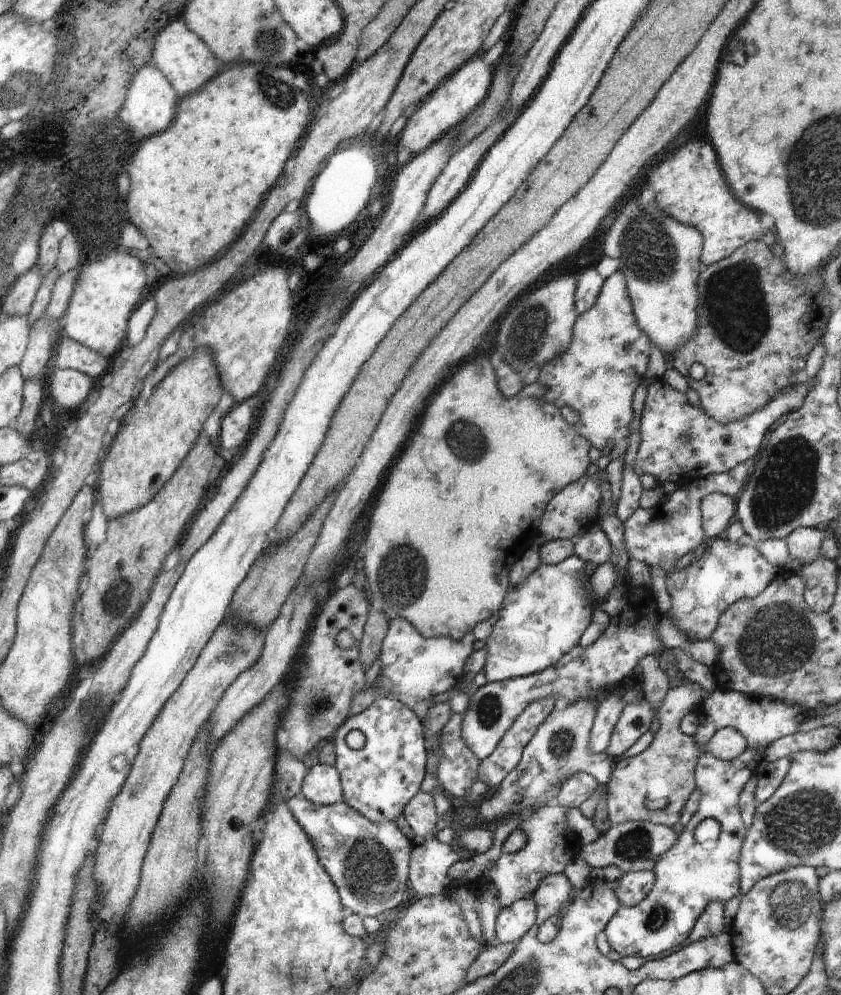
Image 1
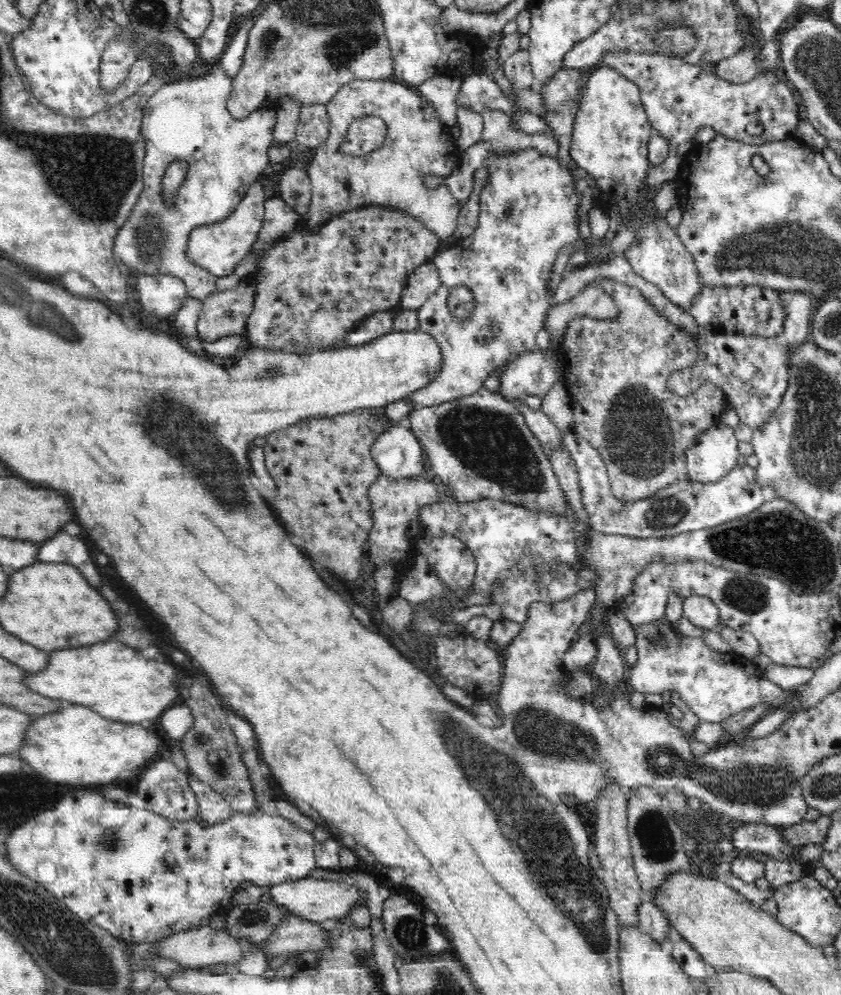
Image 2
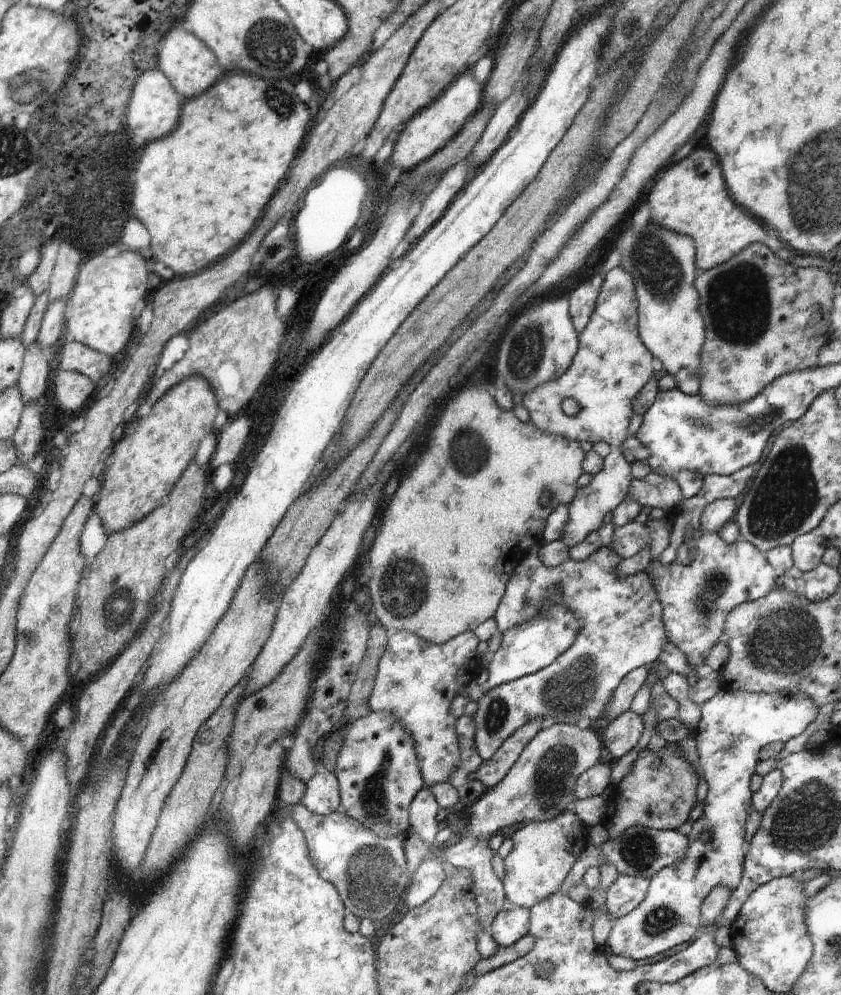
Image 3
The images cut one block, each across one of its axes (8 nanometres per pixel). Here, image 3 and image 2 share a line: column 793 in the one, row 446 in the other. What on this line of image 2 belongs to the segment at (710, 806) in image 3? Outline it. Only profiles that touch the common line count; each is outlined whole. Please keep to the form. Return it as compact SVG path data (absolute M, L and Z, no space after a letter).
M724 421L697 436L696 444L686 451L688 478L701 483L718 482L738 460L738 438Z

